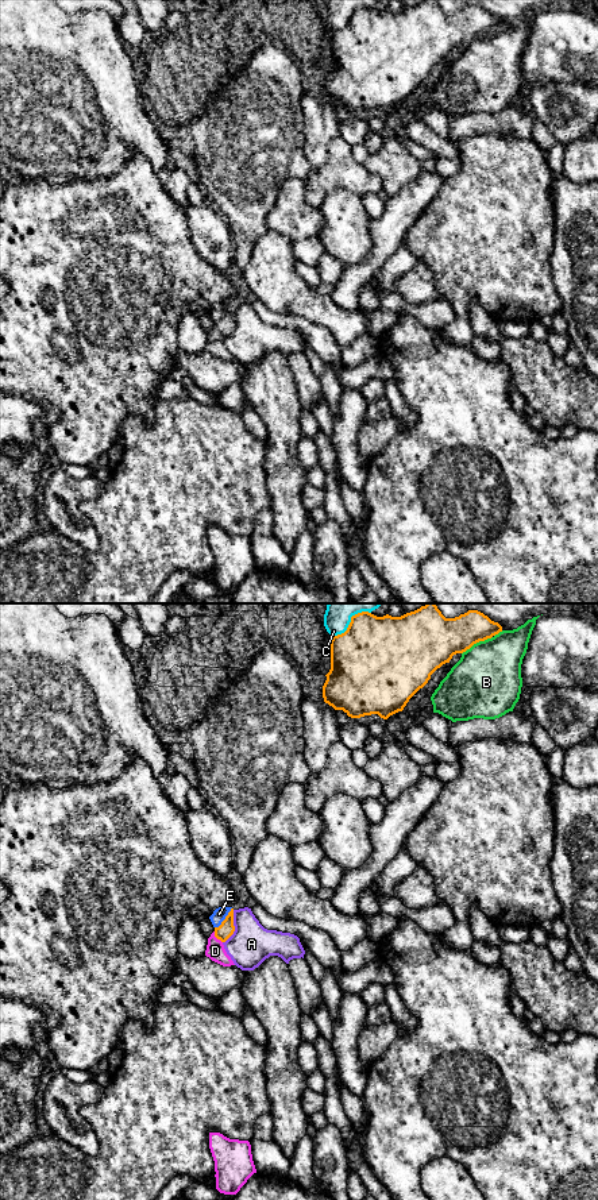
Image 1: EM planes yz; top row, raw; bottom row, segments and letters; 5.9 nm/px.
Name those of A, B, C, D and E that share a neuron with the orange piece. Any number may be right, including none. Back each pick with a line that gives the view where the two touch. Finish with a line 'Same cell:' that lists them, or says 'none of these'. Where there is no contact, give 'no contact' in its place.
D: meets orange in yz
Same cell: D

